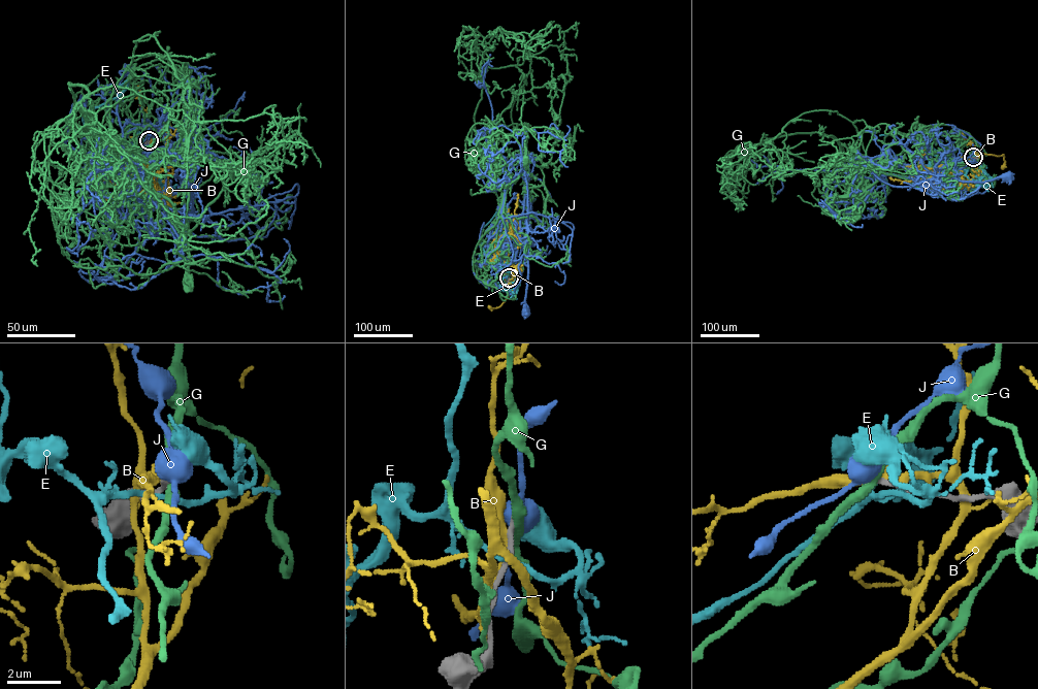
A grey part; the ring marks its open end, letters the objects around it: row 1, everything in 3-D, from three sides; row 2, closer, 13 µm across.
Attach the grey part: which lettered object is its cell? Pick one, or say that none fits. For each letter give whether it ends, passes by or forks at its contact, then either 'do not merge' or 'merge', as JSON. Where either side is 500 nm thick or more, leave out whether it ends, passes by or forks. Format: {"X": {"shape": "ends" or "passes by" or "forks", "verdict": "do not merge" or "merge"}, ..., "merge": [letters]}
{"B": {"shape": "forks", "verdict": "do not merge"}, "E": {"shape": "passes by", "verdict": "do not merge"}, "G": {"shape": "passes by", "verdict": "do not merge"}, "J": {"shape": "forks", "verdict": "do not merge"}, "merge": []}

